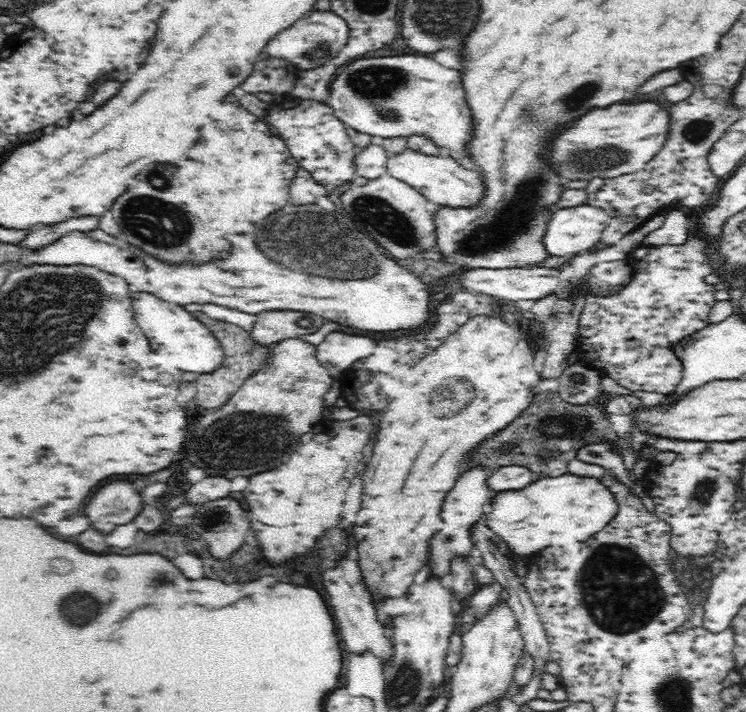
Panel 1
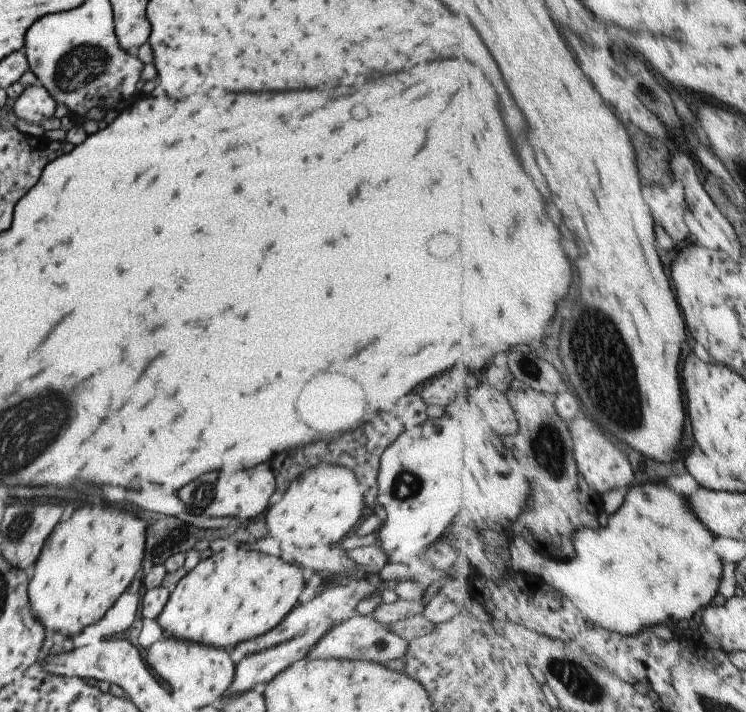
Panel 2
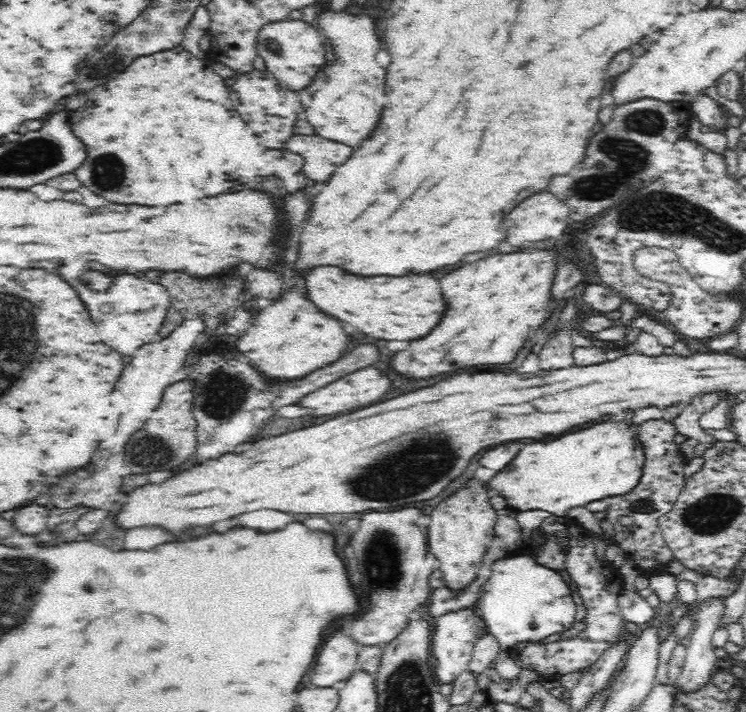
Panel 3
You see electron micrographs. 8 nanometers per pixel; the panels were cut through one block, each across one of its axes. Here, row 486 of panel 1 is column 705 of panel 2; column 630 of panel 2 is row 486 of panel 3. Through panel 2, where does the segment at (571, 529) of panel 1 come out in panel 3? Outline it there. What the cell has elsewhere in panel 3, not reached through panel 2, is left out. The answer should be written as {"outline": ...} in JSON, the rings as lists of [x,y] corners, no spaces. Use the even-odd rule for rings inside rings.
{"outline":[[[606,418],[546,442],[526,444],[520,450],[520,454],[492,478],[490,490],[492,493],[503,496],[509,507],[514,510],[540,509],[556,515],[565,515],[566,510],[584,507],[584,504],[590,500],[603,500],[632,492],[639,484],[645,460],[644,445],[641,440],[638,440],[634,426],[628,424],[626,420]]]}

